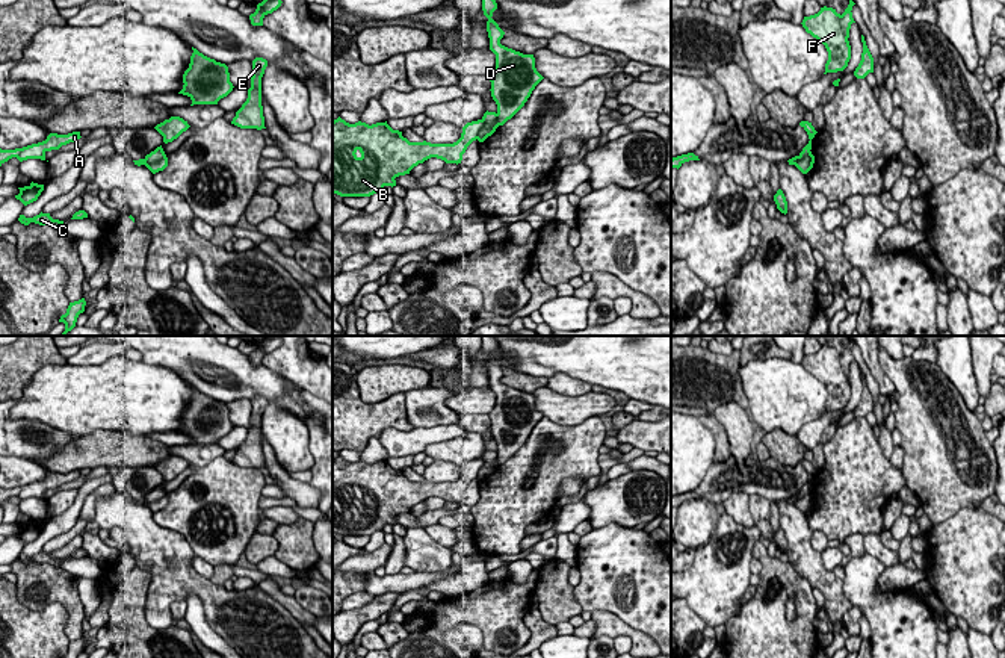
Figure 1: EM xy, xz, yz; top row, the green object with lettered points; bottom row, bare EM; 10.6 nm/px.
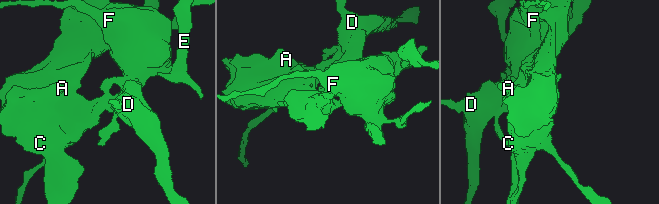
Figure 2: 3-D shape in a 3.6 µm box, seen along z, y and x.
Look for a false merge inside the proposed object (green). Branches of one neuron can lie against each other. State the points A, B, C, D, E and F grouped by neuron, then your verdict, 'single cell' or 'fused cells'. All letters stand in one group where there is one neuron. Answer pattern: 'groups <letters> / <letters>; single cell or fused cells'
groups A B C D F / E; fused cells

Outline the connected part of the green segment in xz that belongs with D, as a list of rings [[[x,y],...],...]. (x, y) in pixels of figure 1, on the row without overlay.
[[[481,336],[482,349],[488,357],[487,371],[490,389],[496,393],[496,405],[488,413],[491,421],[491,436],[497,443],[497,461],[485,463],[482,458],[467,461],[462,466],[461,476],[453,483],[410,481],[402,470],[393,469],[387,460],[376,463],[355,461],[349,463],[340,455],[332,460],[332,532],[340,535],[370,535],[382,531],[385,525],[396,525],[396,516],[410,513],[410,510],[431,496],[446,502],[461,502],[462,493],[473,480],[484,481],[499,464],[511,458],[527,440],[535,425],[544,417],[535,407],[533,393],[523,393],[500,383],[505,371],[491,357],[497,348],[493,336]]]

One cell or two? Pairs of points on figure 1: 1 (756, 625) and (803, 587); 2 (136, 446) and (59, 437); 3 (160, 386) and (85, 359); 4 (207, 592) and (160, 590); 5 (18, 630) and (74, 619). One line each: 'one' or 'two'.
1: one
2: two
3: two
4: one
5: two

